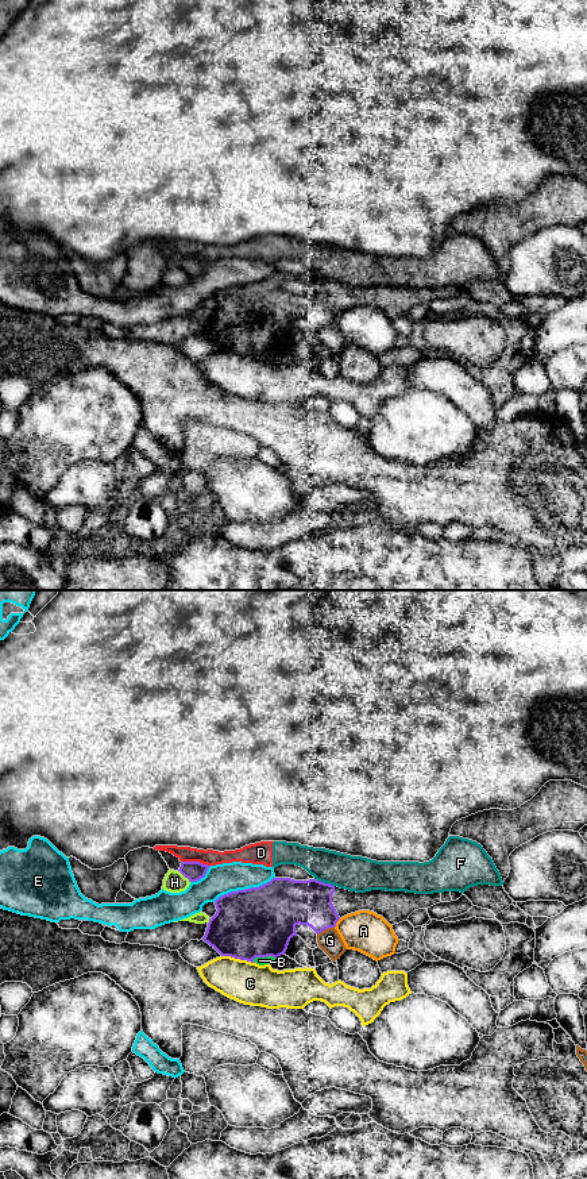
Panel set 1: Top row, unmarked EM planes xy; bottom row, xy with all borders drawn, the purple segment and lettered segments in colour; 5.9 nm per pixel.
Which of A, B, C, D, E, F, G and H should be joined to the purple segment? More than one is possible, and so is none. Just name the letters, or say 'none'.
none

